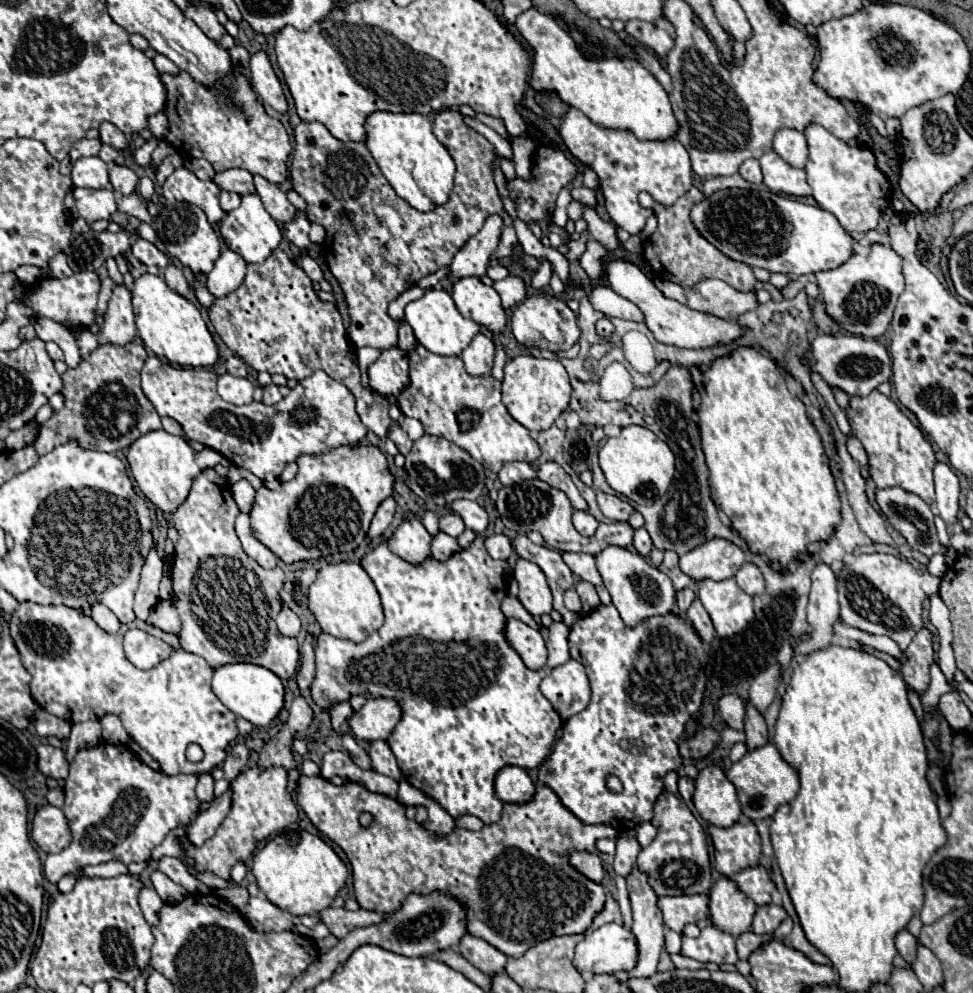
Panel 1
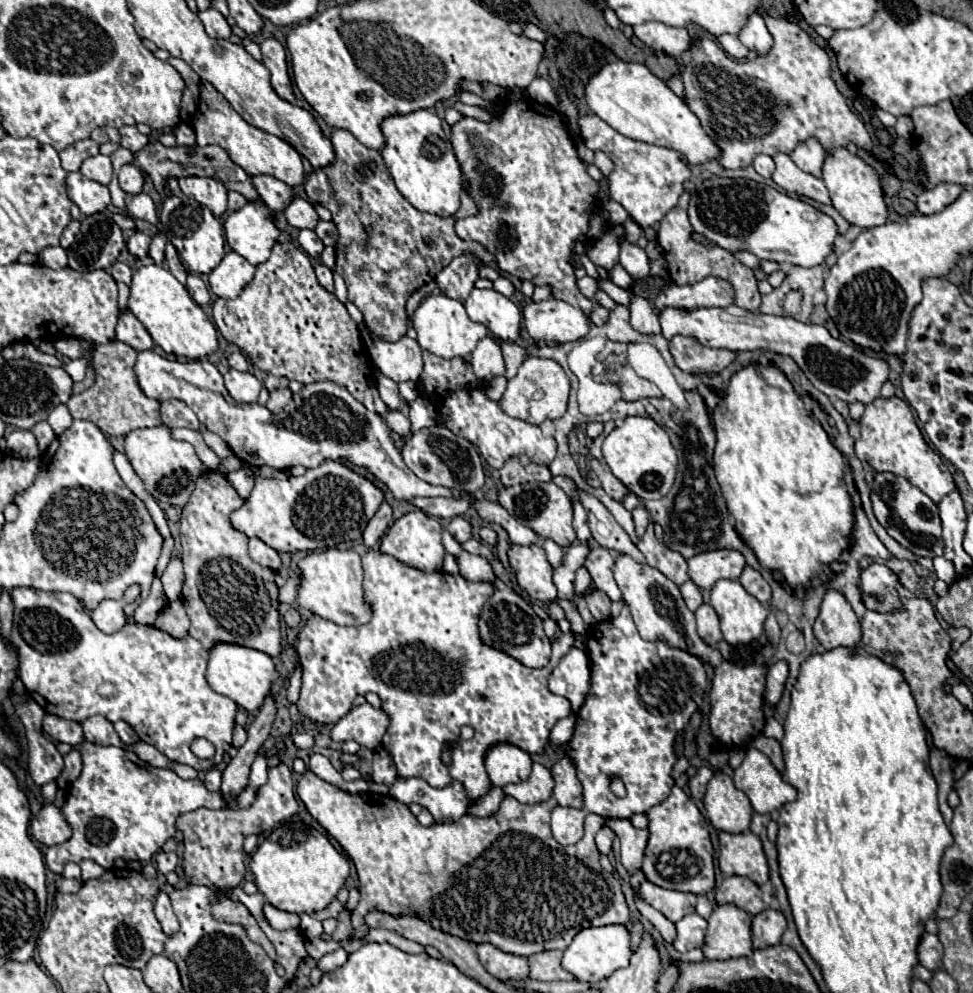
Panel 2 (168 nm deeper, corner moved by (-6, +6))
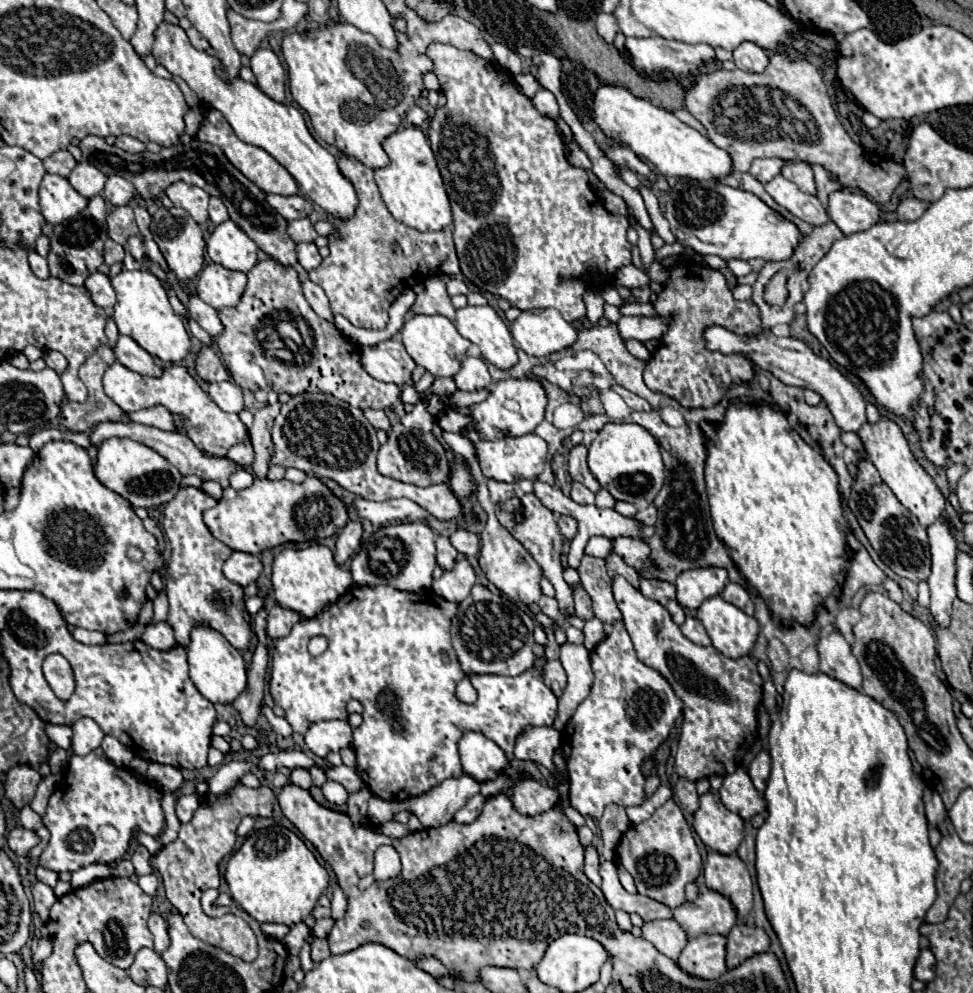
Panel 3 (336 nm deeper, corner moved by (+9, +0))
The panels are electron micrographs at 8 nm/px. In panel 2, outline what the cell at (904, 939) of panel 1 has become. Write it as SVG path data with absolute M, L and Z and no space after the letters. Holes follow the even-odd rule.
M923 934L919 944L919 962L927 970L935 972L941 968L941 956L943 956L943 944L933 934Z

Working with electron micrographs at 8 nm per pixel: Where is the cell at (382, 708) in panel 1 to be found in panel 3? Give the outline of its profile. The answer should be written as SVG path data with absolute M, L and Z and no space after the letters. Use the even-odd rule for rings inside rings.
M324 720L320 724L312 724L304 736L306 746L312 754L326 758L330 750L338 752L346 746L352 746L352 726L348 720Z

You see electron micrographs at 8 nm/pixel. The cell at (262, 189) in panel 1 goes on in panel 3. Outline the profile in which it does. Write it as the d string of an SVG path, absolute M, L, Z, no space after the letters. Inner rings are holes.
M298 218L298 220L288 220L286 232L294 242L314 242L316 240L316 230L310 224L308 218Z

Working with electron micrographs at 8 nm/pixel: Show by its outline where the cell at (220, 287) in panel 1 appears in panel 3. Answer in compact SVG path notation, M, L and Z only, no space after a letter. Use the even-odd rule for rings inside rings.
M206 264L200 272L196 292L212 308L236 306L246 288L246 274L228 270L220 264Z

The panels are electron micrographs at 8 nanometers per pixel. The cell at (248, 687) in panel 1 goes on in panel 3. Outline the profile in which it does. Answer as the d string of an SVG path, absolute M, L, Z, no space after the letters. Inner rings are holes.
M210 628L192 630L188 646L188 664L190 664L190 680L194 682L198 692L212 704L232 704L246 690L248 676L246 676L244 658L216 630Z

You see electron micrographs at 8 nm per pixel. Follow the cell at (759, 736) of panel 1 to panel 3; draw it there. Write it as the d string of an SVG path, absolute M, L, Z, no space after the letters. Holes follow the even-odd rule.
M762 750L748 766L748 772L750 772L750 778L756 786L758 792L764 792L766 788L766 780L770 776L770 754L766 750Z

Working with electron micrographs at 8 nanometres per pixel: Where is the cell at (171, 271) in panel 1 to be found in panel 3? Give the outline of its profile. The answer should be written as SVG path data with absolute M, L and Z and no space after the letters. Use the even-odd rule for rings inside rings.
M190 296L188 300L188 312L192 314L192 318L210 334L210 336L220 336L222 332L222 324L216 316L216 310L212 306L208 306L206 302L202 302L198 296Z

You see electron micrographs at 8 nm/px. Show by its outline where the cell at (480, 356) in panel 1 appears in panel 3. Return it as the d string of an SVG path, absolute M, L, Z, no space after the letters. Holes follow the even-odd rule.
M468 356L462 362L462 368L454 376L454 382L458 390L464 390L464 392L474 392L474 390L492 386L492 378L490 378L486 362L482 358L472 358L472 356Z

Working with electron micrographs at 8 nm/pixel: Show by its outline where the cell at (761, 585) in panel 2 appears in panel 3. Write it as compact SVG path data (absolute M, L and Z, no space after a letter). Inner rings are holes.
M728 582L726 588L724 588L724 592L722 592L722 598L728 600L730 604L738 606L740 610L744 610L748 616L754 614L754 602L750 600L748 592L746 592L740 584L736 584L736 582Z

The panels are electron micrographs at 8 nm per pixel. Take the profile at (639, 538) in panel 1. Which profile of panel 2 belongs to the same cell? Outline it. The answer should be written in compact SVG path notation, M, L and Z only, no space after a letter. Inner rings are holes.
M639 504L635 510L633 510L633 520L635 520L635 530L637 530L637 536L643 536L647 524L649 524L649 514L645 510L643 504Z

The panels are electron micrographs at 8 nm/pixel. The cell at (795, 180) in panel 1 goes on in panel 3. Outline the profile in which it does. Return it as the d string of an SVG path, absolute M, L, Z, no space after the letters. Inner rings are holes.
M782 174L774 176L764 188L780 206L784 206L788 212L792 212L794 216L798 216L804 222L822 226L830 220L816 196L798 190L798 186L790 180L786 180Z

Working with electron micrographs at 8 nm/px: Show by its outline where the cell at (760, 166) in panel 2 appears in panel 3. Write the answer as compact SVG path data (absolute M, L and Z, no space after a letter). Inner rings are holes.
M780 158L754 160L754 162L752 162L752 166L750 166L750 174L752 174L758 182L766 184L766 182L768 182L768 180L772 180L776 174L780 174L782 166L784 166L784 160L780 160Z

